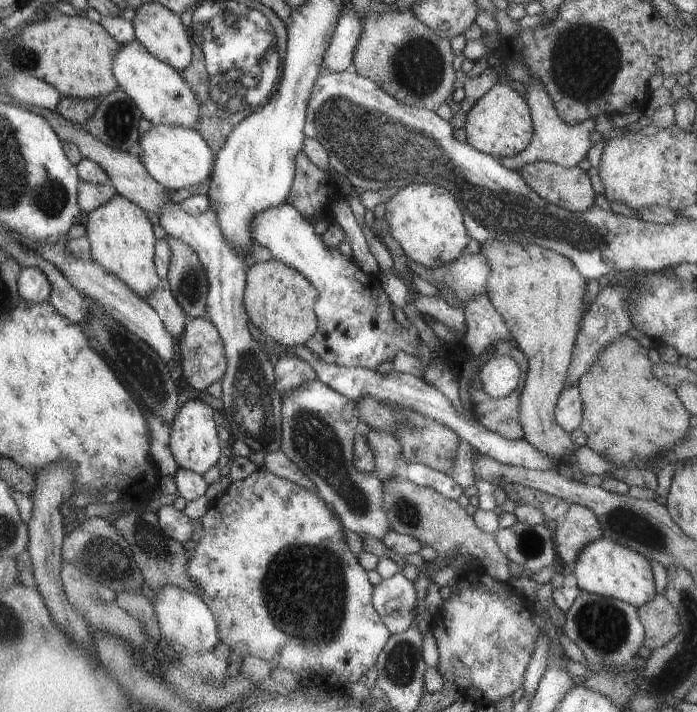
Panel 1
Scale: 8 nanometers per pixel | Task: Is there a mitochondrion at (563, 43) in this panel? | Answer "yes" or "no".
yes

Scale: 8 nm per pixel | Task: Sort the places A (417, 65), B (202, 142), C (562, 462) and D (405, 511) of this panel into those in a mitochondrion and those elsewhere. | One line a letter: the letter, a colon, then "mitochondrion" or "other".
A: mitochondrion
B: other
C: other
D: mitochondrion

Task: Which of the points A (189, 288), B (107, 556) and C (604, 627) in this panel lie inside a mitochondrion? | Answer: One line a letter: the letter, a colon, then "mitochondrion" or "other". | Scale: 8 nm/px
A: mitochondrion
B: mitochondrion
C: mitochondrion

